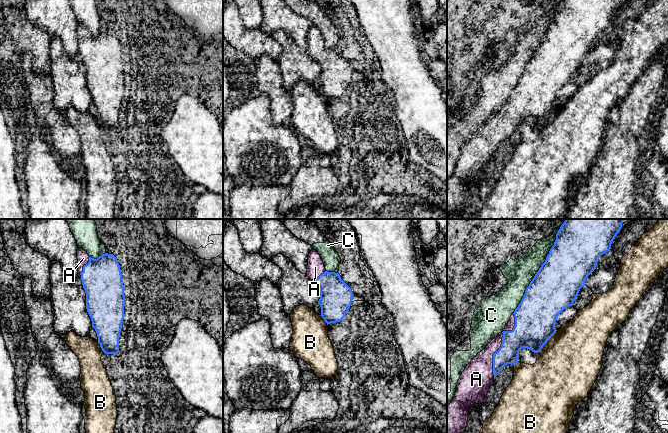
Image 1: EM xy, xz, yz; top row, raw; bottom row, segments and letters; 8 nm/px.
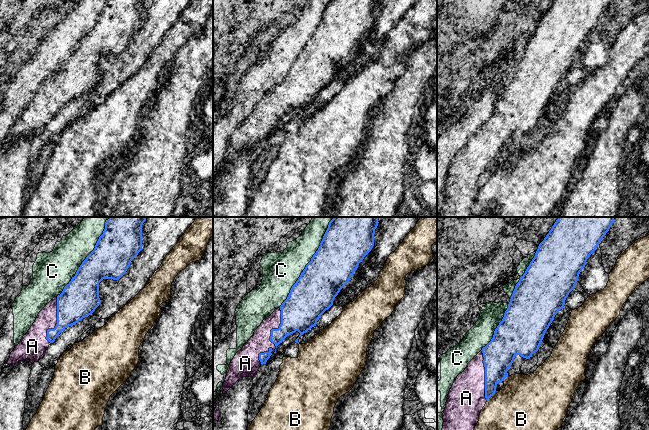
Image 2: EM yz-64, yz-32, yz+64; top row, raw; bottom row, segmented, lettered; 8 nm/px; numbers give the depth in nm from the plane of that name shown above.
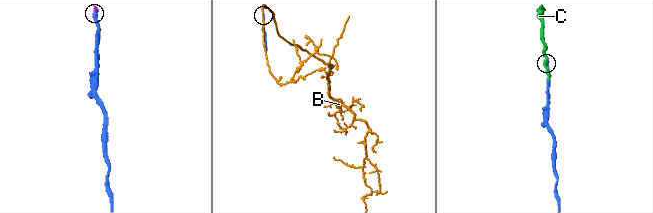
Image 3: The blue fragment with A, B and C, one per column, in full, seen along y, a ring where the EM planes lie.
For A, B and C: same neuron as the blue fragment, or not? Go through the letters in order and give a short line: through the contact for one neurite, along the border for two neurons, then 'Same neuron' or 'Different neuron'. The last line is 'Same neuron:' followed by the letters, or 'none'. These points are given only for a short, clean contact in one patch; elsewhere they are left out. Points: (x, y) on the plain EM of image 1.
A: Same neuron
B: Different neuron
C: Different neuron
Same neuron: A

